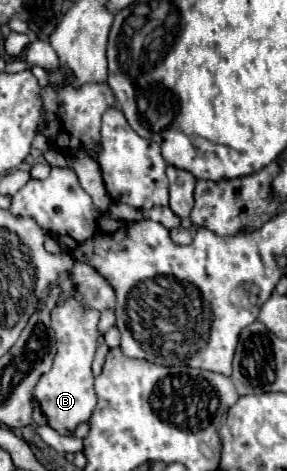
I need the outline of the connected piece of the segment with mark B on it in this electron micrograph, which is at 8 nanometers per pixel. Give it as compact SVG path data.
M72 286L70 296L56 304L50 312L50 322L56 332L56 356L52 370L40 376L34 386L34 396L48 418L48 424L62 436L72 436L74 428L80 422L86 422L96 408L96 392L94 392L94 376L92 376L92 360L98 348L98 318L100 314L94 308L84 308L76 298L76 286Z

